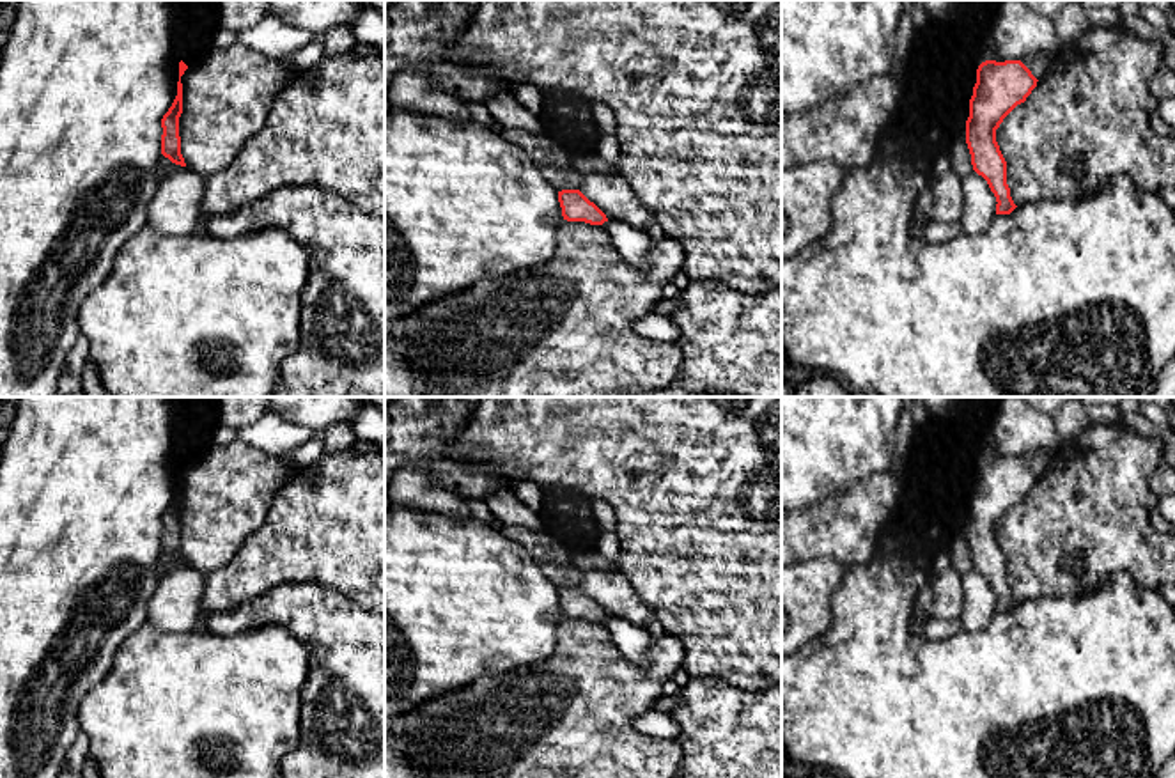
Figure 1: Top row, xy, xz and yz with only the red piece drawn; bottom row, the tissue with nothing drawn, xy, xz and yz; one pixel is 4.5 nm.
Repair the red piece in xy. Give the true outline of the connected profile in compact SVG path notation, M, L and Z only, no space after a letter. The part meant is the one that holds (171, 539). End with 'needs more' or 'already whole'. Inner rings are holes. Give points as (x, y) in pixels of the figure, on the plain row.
M181 457L179 459L179 478L177 478L177 493L168 505L168 509L161 516L161 551L168 555L172 560L186 564L184 555L181 551L181 533L179 533L179 514L183 510L183 480L181 473L188 463Z | already whole

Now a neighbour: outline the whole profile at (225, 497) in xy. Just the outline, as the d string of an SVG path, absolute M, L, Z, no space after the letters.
M241 440L229 445L213 443L198 463L190 463L181 473L179 533L186 564L206 574L225 567L245 541L264 525L275 494L298 471L282 457L269 455Z

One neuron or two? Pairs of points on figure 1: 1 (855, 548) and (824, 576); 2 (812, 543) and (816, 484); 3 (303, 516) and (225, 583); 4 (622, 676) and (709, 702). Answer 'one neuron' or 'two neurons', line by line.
1: two neurons
2: two neurons
3: one neuron
4: two neurons

